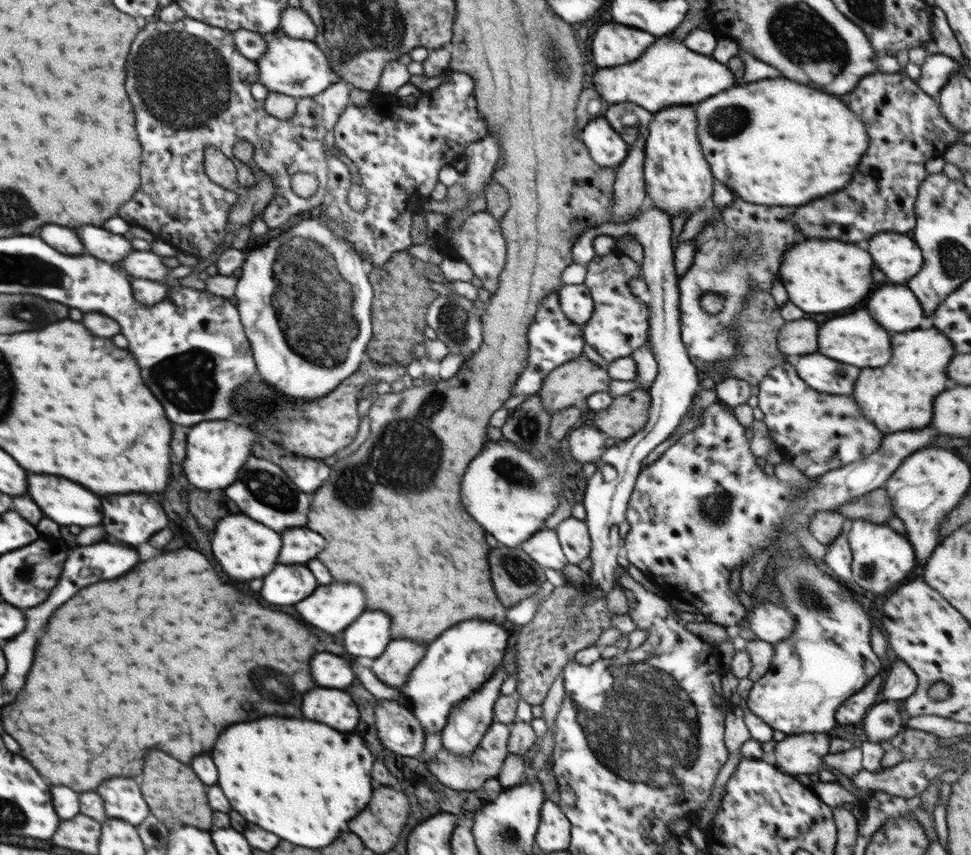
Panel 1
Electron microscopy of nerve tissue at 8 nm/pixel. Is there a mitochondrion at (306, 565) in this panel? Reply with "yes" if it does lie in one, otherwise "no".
no

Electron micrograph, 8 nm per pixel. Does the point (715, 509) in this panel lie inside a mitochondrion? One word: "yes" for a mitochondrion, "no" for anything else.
yes

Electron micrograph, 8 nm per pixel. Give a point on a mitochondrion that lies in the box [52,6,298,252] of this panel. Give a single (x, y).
(171, 73)

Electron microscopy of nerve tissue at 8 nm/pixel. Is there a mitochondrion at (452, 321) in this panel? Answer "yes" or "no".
yes

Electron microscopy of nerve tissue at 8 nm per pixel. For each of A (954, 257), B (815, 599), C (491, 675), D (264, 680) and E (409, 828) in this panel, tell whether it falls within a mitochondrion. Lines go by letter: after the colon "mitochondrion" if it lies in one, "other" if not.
A: mitochondrion
B: mitochondrion
C: other
D: mitochondrion
E: other

